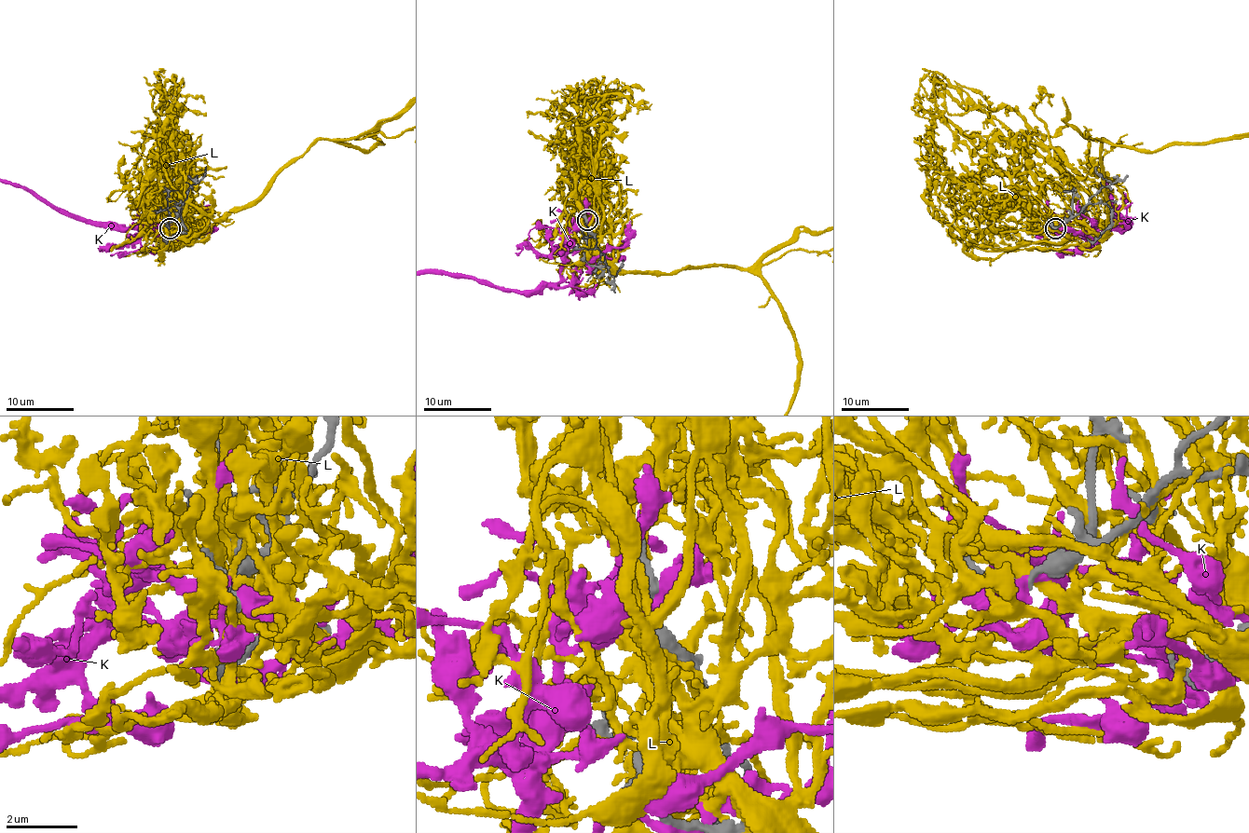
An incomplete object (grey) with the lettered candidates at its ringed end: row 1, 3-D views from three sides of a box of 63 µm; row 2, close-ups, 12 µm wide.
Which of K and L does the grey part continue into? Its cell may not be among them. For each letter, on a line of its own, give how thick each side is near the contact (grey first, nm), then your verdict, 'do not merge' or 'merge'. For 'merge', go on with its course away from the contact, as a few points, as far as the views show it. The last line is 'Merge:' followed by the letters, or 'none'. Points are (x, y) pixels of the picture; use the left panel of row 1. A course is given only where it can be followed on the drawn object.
K: 280/480 nm | do not merge
L: 400/240 nm | do not merge
Merge: none

